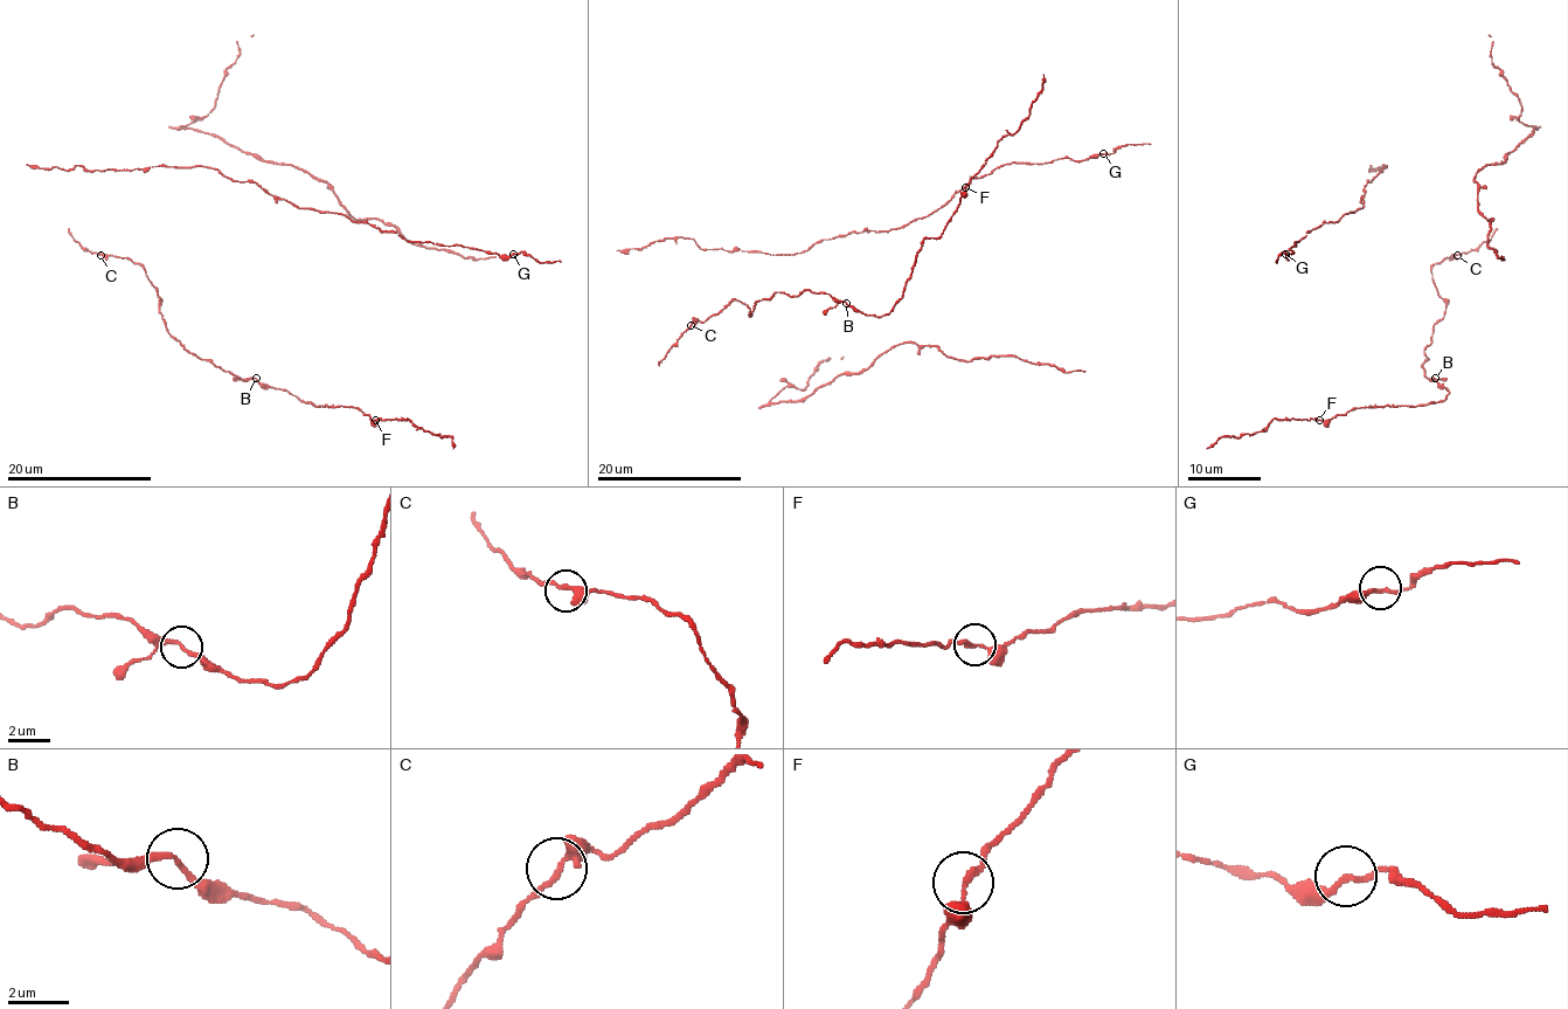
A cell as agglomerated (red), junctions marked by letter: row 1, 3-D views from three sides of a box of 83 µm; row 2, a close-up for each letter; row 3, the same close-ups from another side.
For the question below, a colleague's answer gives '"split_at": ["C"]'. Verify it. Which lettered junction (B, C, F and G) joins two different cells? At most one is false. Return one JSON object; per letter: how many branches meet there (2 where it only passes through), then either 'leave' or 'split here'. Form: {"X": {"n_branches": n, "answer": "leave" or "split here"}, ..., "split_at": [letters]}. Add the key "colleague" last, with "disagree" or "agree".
{"B": {"n_branches": 2, "answer": "leave"}, "C": {"n_branches": 2, "answer": "leave"}, "F": {"n_branches": 2, "answer": "leave"}, "G": {"n_branches": 2, "answer": "leave"}, "split_at": [], "colleague": "disagree"}

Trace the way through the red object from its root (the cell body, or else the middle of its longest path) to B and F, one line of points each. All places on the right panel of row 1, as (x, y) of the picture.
B: (1454, 255), (1431, 268), (1437, 295), (1445, 304), (1424, 347), (1424, 373), (1435, 378)
F: (1454, 255), (1431, 268), (1445, 313), (1422, 364), (1448, 394), (1319, 420)

